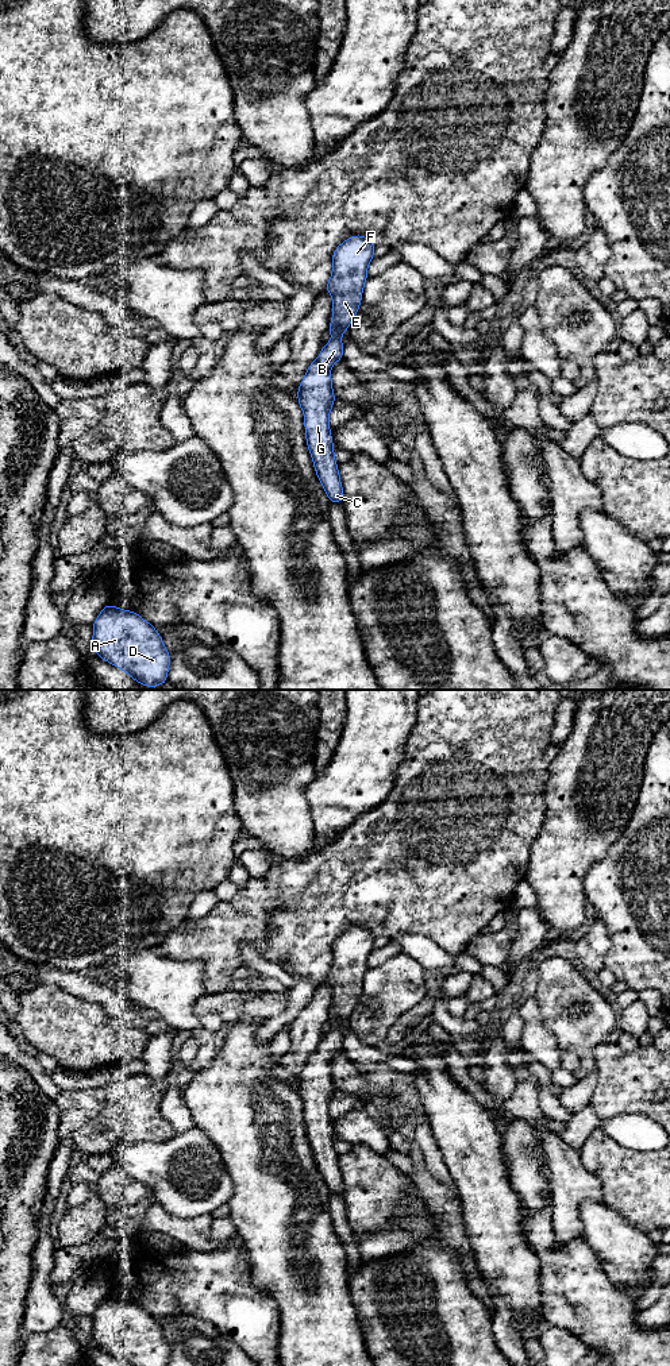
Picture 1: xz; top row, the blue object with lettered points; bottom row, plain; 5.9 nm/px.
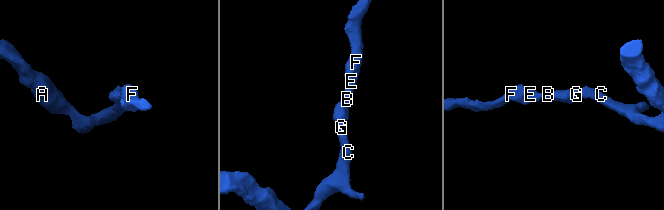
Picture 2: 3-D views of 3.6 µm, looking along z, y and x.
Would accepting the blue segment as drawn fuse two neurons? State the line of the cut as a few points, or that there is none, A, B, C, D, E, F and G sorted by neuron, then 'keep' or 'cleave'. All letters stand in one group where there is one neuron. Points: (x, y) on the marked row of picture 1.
no cut; A B C D E F G; keep

